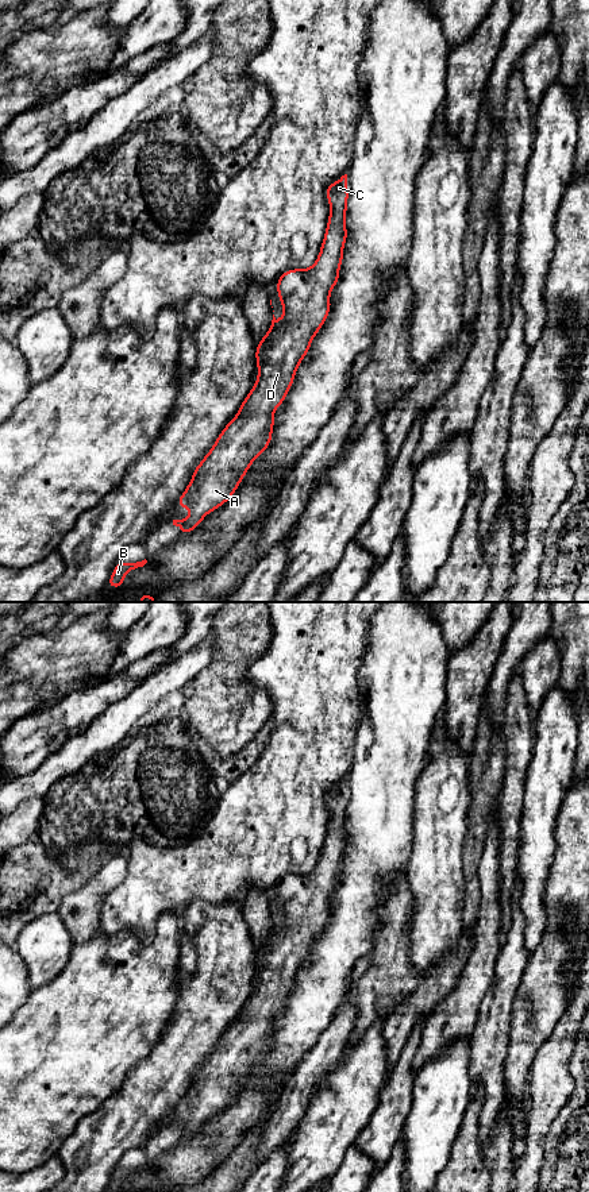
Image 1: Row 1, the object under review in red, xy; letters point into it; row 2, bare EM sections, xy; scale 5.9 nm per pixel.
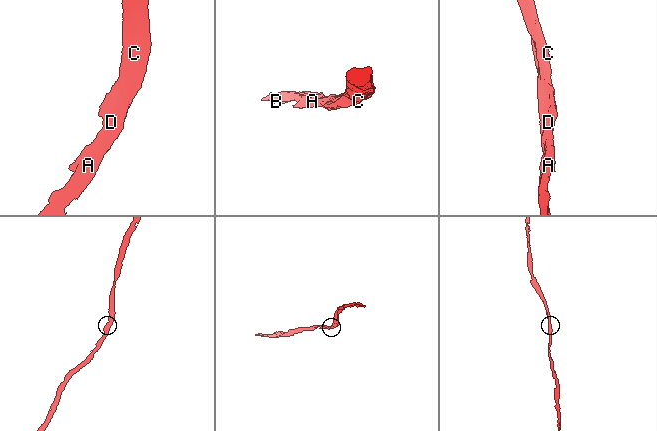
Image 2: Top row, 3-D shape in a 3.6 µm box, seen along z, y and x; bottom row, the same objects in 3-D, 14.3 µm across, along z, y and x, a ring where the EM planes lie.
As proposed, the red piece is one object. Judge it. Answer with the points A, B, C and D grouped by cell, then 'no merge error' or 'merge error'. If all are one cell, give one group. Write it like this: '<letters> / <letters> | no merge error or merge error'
A B C D | no merge error

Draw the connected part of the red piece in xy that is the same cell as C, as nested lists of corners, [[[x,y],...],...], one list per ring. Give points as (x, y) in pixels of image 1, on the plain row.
[[[347,779],[330,788],[326,799],[330,821],[317,864],[309,873],[292,873],[284,876],[277,884],[277,900],[284,919],[280,925],[273,919],[272,931],[255,953],[258,973],[255,990],[240,1008],[238,1019],[224,1031],[209,1057],[195,1073],[190,1087],[177,1106],[178,1112],[190,1115],[185,1125],[173,1125],[173,1130],[181,1133],[181,1139],[190,1138],[207,1119],[224,1110],[235,1099],[253,1066],[267,1054],[274,1033],[274,1017],[285,1006],[294,987],[296,975],[331,915],[330,900],[339,887],[343,852],[347,846]]]

